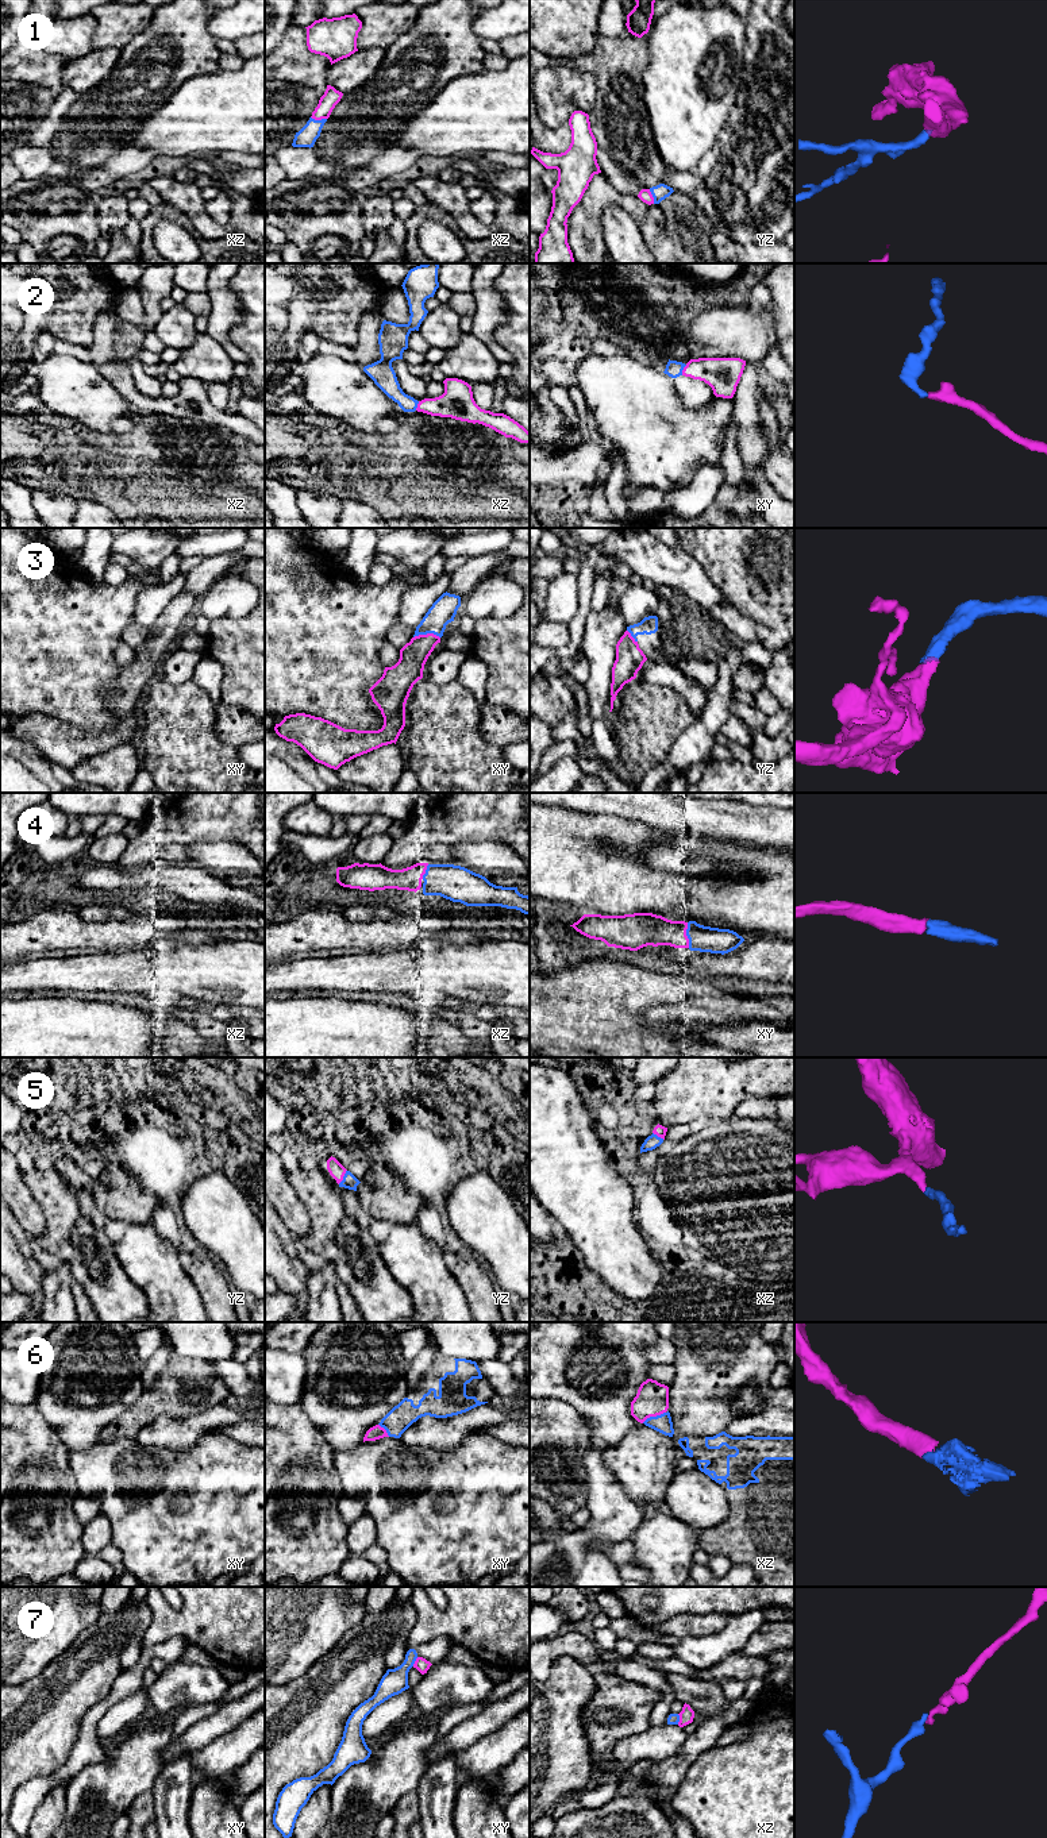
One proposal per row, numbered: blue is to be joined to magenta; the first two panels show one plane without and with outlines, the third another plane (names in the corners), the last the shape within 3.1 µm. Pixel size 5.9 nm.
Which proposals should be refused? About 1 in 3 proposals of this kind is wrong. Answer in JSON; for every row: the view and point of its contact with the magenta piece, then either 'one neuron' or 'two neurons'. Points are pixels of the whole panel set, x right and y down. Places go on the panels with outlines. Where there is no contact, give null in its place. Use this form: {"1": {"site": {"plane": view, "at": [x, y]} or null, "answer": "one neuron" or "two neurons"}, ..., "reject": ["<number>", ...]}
{"1": {"site": {"plane": "xz", "at": [319, 119]}, "answer": "one neuron"}, "2": {"site": {"plane": "xy", "at": [682, 370]}, "answer": "one neuron"}, "3": {"site": {"plane": "xy", "at": [427, 634]}, "answer": "one neuron"}, "4": {"site": {"plane": "xy", "at": [685, 935]}, "answer": "one neuron"}, "5": {"site": {"plane": "yz", "at": [343, 1175]}, "answer": "one neuron"}, "6": {"site": {"plane": "xz", "at": [653, 1415]}, "answer": "one neuron"}, "7": {"site": {"plane": "xz", "at": [680, 1719]}, "answer": "two neurons"}, "reject": ["7"]}

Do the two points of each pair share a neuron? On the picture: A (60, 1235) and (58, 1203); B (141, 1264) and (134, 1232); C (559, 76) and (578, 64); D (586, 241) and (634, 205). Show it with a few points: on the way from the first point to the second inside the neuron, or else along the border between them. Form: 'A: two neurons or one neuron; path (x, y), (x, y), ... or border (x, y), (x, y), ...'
A: one neuron; path (60, 1226), (60, 1212)
B: one neuron; path (141, 1256), (138, 1240)
C: two neurons; border (564, 65), (584, 73)
D: one neuron; path (586, 223), (586, 218), (604, 200), (616, 200)

